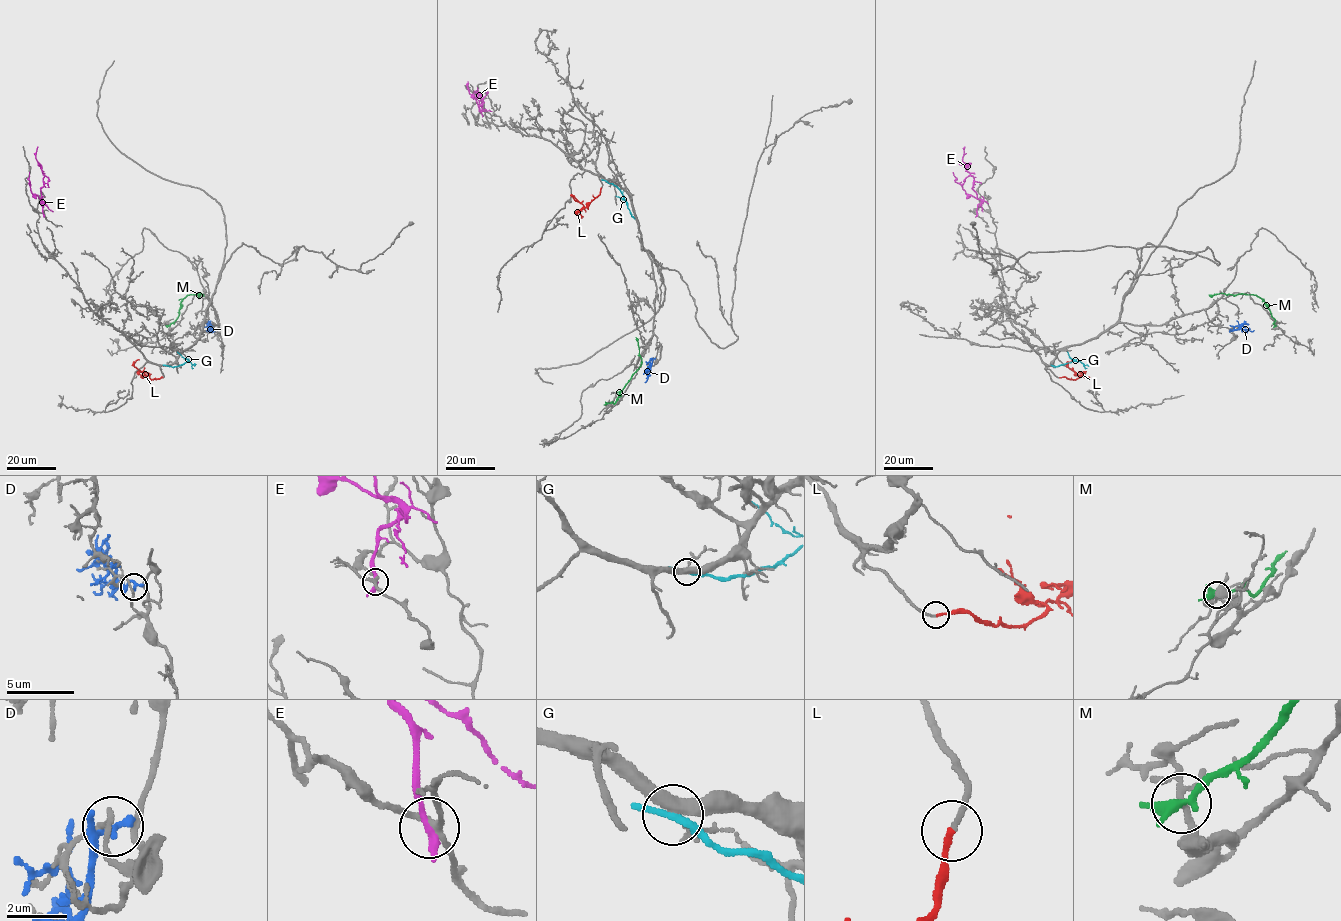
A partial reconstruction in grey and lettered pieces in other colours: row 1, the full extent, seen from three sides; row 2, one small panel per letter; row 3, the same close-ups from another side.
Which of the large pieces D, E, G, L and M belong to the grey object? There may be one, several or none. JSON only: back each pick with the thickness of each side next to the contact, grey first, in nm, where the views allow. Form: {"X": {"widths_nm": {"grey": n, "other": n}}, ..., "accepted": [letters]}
{"L": {"widths_nm": {"grey": 170, "other": 180}}, "accepted": ["L"]}

